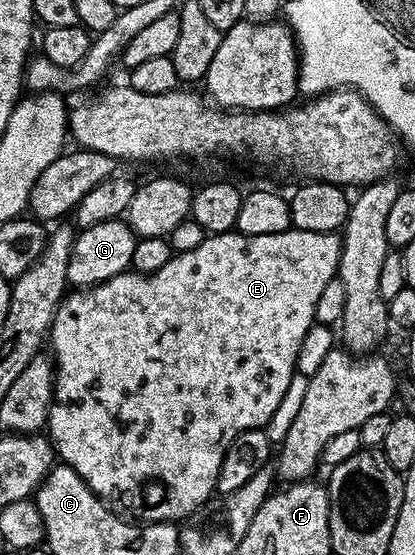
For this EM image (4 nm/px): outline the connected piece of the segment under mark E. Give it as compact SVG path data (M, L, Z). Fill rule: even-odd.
M297 228L282 234L257 236L243 236L235 230L217 232L205 235L202 246L175 253L170 262L166 262L162 270L154 270L154 274L129 270L92 288L69 291L54 314L50 333L54 383L46 435L52 442L55 455L88 483L98 499L117 509L129 508L136 512L137 521L180 522L203 508L204 503L216 492L218 466L222 466L222 458L230 442L234 442L234 438L246 430L268 425L270 418L274 418L274 410L278 410L278 402L282 402L286 394L286 386L290 386L290 378L297 375L298 346L302 346L306 330L310 330L315 321L314 306L318 306L318 297L326 282L337 279L340 271L340 241L341 237L334 232L310 234Z

